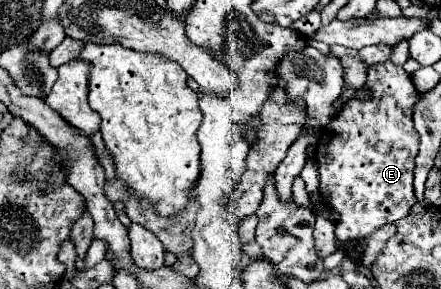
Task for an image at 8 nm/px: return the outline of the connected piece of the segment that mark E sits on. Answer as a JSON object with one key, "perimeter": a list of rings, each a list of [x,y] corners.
{"perimeter":[[[384,61],[384,65],[370,65],[366,85],[374,91],[374,99],[350,99],[320,131],[314,151],[320,171],[320,195],[328,207],[340,213],[340,219],[336,221],[336,237],[340,241],[362,239],[374,233],[378,227],[406,217],[410,213],[410,207],[416,203],[412,179],[420,139],[412,125],[412,105],[416,103],[418,91],[402,65],[396,65],[392,61]]]}

